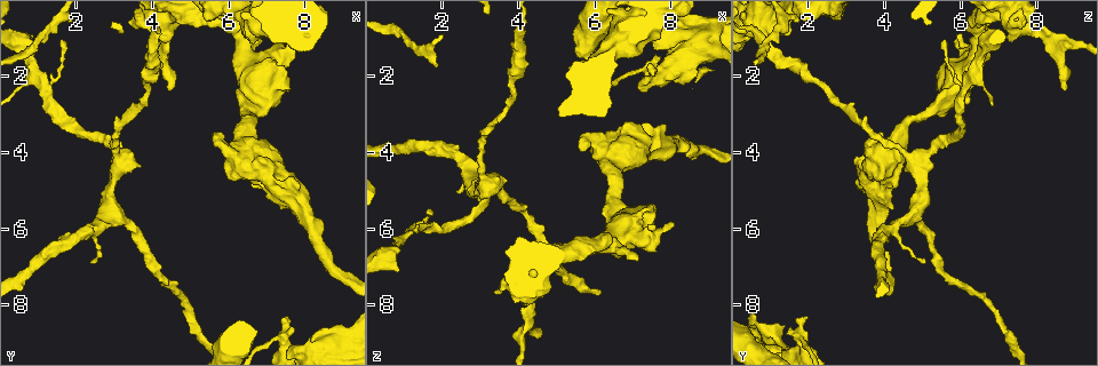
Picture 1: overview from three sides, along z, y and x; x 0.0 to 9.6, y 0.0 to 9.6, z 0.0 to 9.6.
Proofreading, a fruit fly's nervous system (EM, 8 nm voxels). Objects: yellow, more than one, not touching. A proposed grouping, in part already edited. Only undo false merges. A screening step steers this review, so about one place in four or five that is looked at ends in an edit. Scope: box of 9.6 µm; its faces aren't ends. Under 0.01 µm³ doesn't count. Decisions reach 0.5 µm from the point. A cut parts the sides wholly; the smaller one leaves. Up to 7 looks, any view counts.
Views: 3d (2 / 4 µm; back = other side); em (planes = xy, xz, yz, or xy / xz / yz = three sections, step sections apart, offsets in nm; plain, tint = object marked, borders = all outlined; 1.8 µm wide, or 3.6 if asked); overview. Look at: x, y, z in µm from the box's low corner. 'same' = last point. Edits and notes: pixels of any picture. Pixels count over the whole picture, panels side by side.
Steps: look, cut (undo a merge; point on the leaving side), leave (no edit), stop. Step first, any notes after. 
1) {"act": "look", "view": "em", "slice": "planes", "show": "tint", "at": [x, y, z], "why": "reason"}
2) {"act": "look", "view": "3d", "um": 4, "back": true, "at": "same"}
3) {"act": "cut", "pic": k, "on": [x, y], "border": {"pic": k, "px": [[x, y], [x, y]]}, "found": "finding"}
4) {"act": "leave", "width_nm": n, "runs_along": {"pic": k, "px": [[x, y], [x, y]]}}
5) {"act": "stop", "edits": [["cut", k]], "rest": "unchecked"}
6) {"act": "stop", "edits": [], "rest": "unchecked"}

{"act": "look", "view": "3d", "um": 2, "at": [0.90, 1.90, 6.35], "why": "small branch off a trunk"}

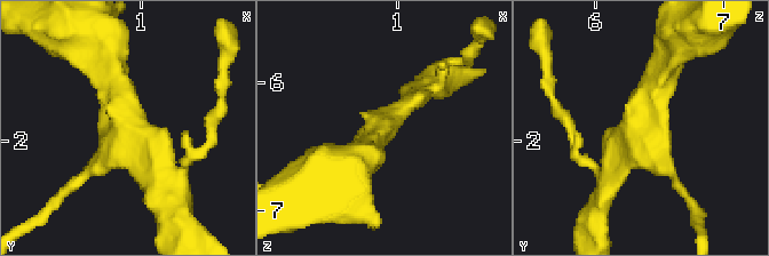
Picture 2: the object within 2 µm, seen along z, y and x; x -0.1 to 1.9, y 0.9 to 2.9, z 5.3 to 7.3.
{"act": "look", "view": "em", "slice": "planes", "show": "borders", "at": [0.96, 1.86, 6.32], "arms": 3, "why": "need the tissue"}

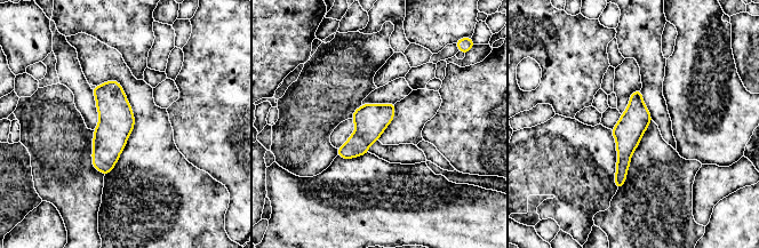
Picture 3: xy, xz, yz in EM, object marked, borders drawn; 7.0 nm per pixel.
{"act": "leave", "width_nm": 200, "found": "continuous, no second neuron"}

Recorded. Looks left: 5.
{"act": "look", "view": "em", "slice": "xz", "step": 8, "show": "tint", "at": [7.70, 1.25, 6.10], "why": "calibre changes"}

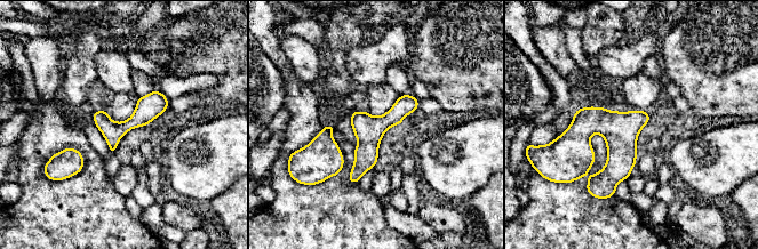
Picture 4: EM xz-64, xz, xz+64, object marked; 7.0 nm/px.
{"act": "look", "view": "em", "slice": "planes", "show": "tint", "at": "same"}

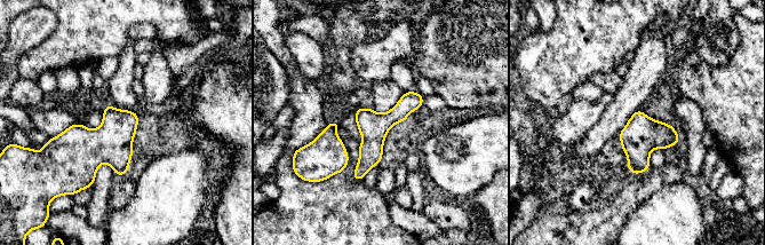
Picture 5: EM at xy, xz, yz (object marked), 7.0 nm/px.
{"act": "leave", "runs_along": {"pic": 5, "px": [[416, 95], [373, 136], [357, 176]]}, "found": "continuous, no second neuron"}

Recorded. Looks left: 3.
{"act": "look", "view": "em", "slice": "planes", "show": "tint", "at": [2.55, 6.05, 4.20], "why": "branch point"}

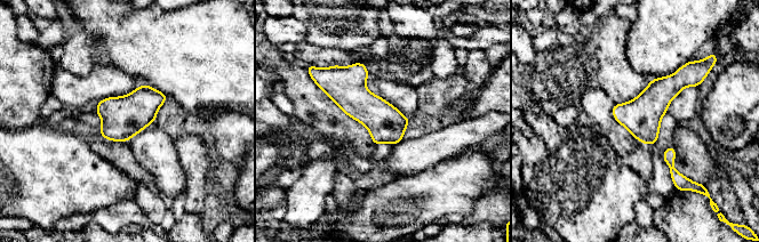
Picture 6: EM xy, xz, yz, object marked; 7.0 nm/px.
{"act": "leave", "width_nm": 260, "found": "one neuron here"}

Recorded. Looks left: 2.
{"act": "stop", "edits": [], "rest": "unchecked"}

